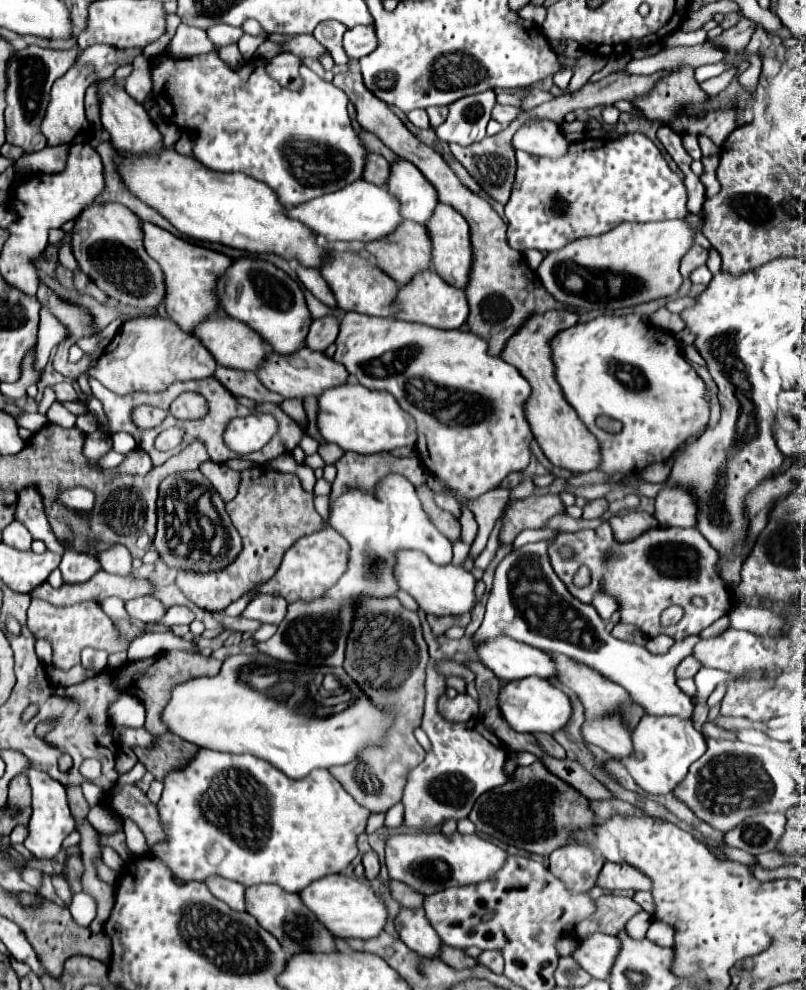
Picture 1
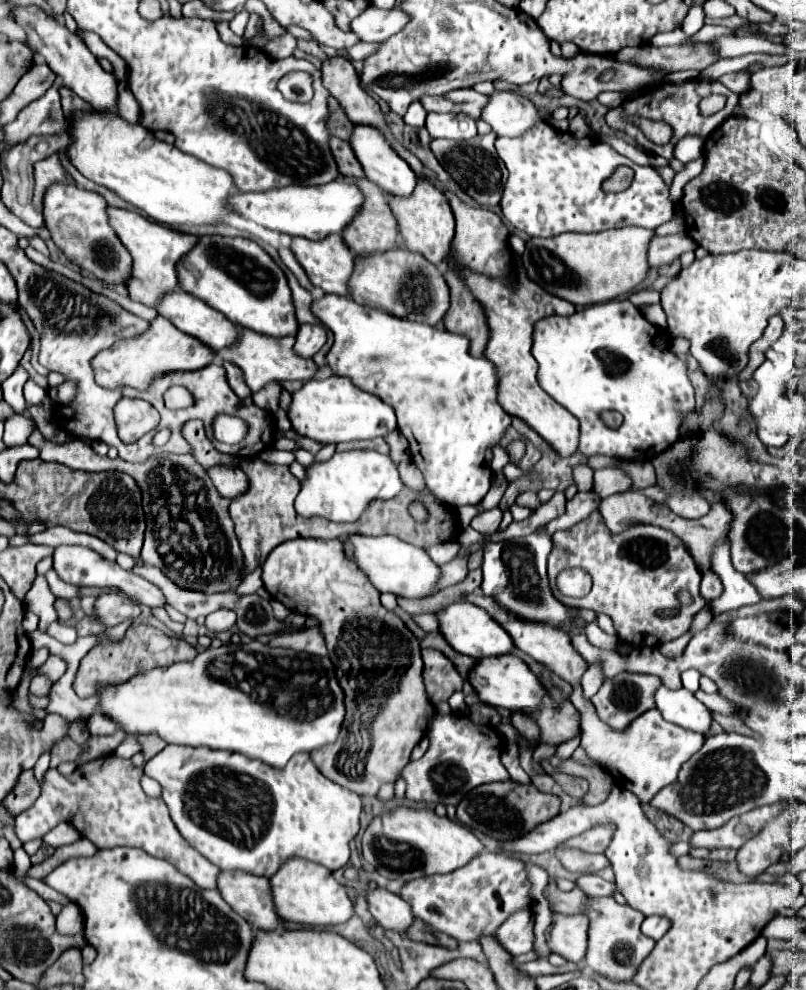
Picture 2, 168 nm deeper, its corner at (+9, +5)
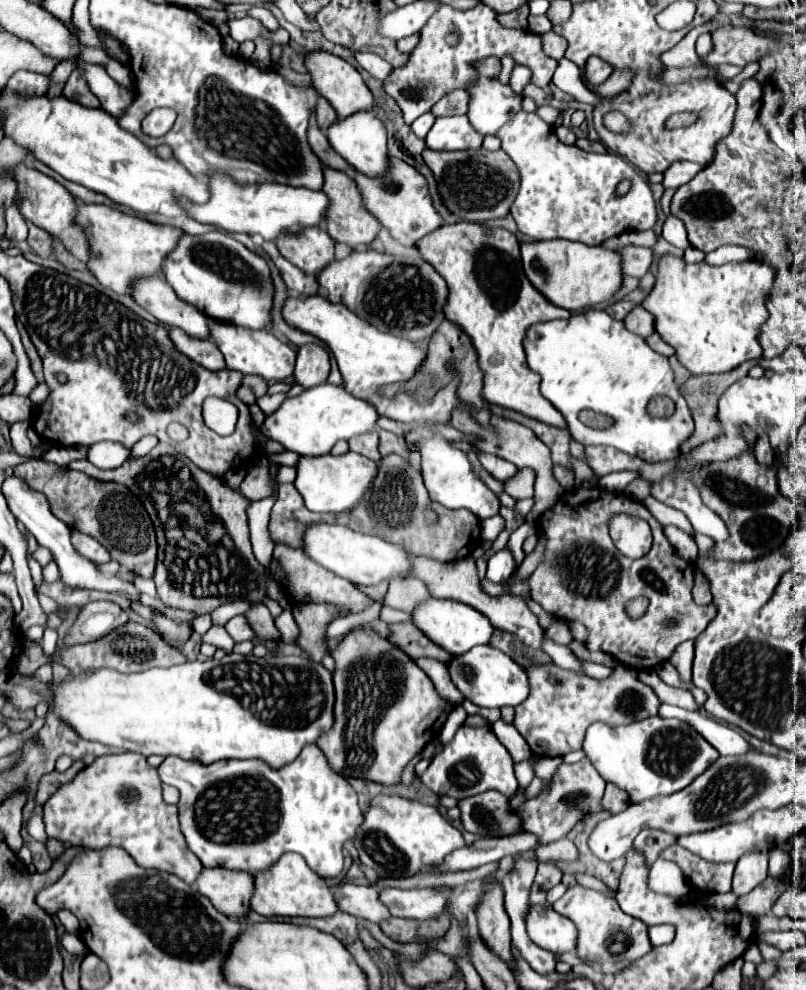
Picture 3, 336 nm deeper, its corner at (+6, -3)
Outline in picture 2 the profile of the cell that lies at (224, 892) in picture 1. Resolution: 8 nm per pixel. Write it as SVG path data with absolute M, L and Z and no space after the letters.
M114 755L80 765L70 777L62 777L56 769L48 769L42 783L42 795L36 803L14 819L14 833L22 843L42 837L58 823L72 823L82 837L88 837L98 849L114 847L140 847L148 855L172 861L182 873L186 873L202 889L218 889L220 869L206 861L198 851L186 845L184 837L172 823L166 803L162 799L148 797L140 787L142 767L134 767L128 759Z

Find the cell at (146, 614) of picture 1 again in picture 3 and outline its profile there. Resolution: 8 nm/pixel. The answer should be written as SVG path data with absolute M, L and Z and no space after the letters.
M91 601L83 605L77 613L77 619L73 627L69 629L67 637L63 639L63 645L79 645L79 643L91 643L107 633L111 629L117 629L129 621L127 611L123 611L117 603L113 601Z

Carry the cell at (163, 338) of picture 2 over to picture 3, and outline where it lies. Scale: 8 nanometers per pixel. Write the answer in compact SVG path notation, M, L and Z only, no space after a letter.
M173 327L169 329L169 337L173 339L173 343L177 345L177 349L181 353L185 353L189 359L197 361L199 365L203 365L205 369L211 371L219 371L225 367L225 361L221 357L221 351L217 349L217 345L209 339L197 339L197 337L189 337L185 331Z

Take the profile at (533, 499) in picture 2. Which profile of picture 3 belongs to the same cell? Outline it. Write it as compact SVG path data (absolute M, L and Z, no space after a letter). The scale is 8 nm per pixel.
M519 469L513 477L503 481L505 493L509 493L513 499L527 499L533 497L533 481L535 473L531 469Z

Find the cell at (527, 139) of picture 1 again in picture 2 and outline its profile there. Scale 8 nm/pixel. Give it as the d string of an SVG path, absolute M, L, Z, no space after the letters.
M496 91L480 119L486 121L498 137L520 137L542 121L536 105L530 99L510 91Z

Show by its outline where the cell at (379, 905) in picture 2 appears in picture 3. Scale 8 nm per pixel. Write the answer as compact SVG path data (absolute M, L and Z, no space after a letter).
M337 883L331 887L331 893L333 893L337 907L343 913L355 915L359 919L369 919L373 923L381 923L391 917L389 911L381 905L379 893L375 889L371 889L371 885Z

